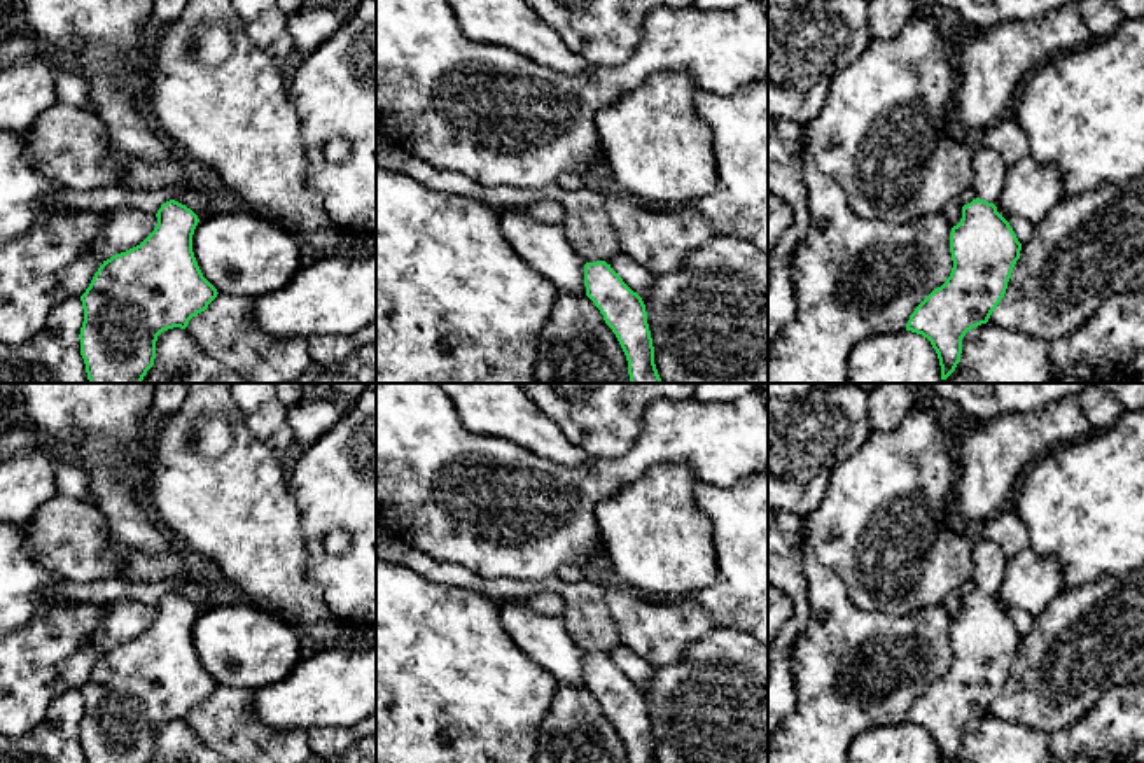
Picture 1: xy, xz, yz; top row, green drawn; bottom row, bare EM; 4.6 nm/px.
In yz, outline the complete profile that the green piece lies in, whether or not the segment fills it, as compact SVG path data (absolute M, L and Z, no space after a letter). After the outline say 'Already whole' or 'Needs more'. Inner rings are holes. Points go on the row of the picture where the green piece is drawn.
M985 144L974 149L976 198L962 206L962 219L950 233L952 273L915 308L906 324L906 331L931 341L939 359L941 380L960 362L966 332L988 322L1020 259L1022 243L995 206L1008 170L997 150Z. Needs more

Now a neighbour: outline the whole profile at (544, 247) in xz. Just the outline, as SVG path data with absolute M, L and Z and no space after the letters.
M507 206L500 214L500 228L514 252L556 289L586 296L586 261L569 243L560 224L542 224L518 206Z

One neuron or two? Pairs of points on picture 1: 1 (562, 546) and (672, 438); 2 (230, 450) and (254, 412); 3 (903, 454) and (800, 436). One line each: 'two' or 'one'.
1: one
2: two
3: two

